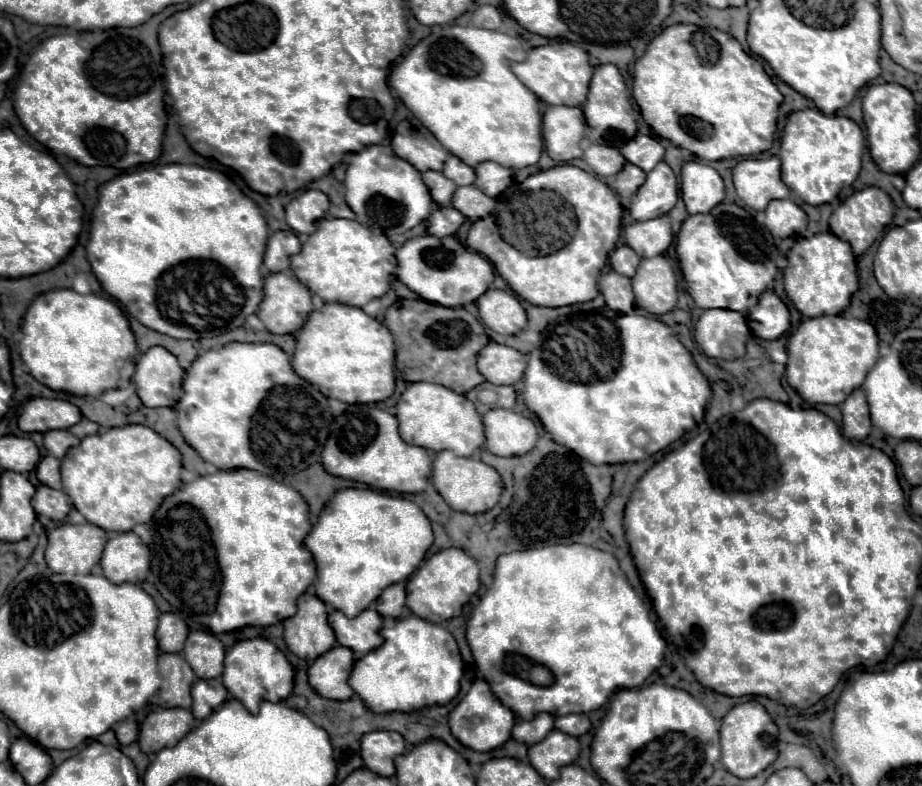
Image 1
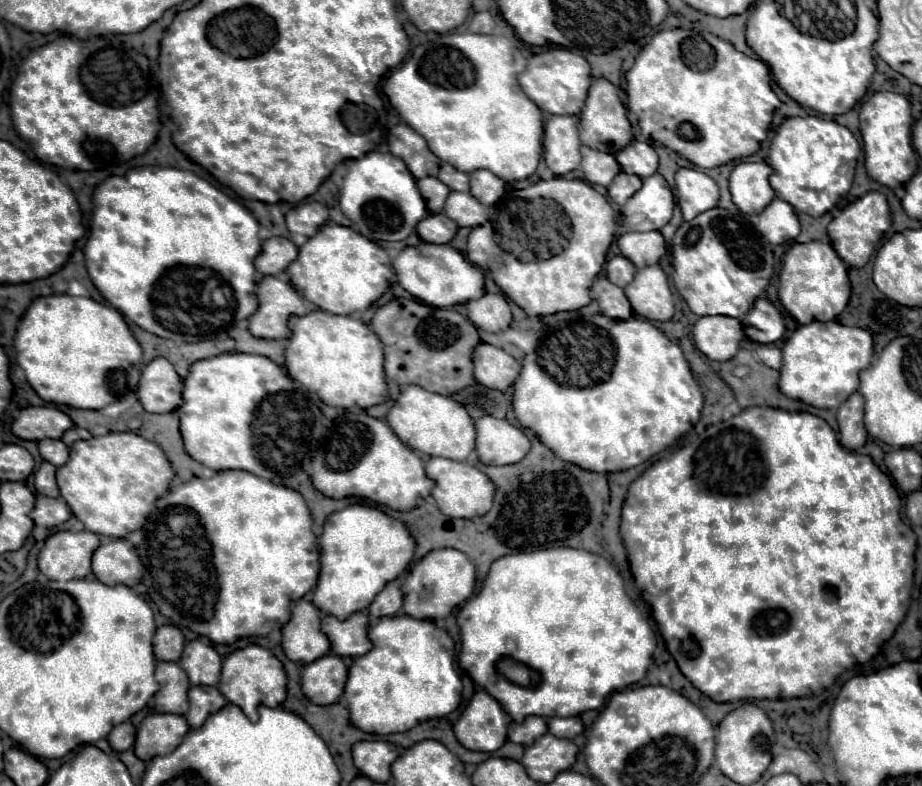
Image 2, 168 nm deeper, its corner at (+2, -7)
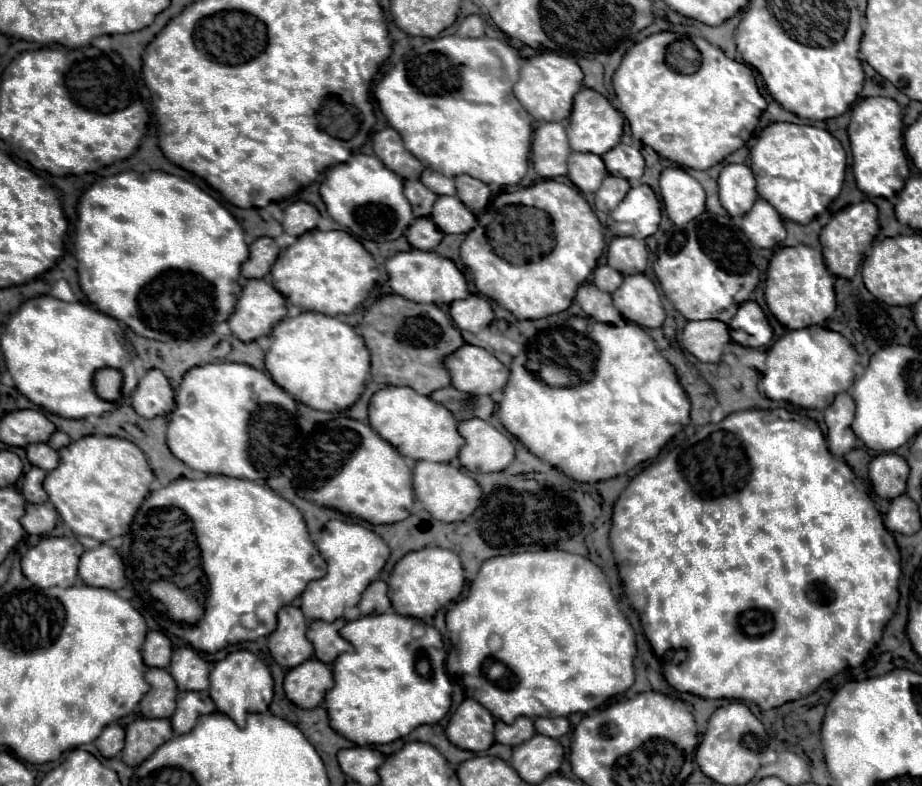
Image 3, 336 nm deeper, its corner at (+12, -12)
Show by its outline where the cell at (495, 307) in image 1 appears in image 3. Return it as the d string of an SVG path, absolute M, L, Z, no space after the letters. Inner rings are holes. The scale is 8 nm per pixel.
M476 294L468 296L466 300L454 300L454 304L450 304L450 316L460 330L472 334L478 334L480 330L488 328L494 320L494 312L488 300Z

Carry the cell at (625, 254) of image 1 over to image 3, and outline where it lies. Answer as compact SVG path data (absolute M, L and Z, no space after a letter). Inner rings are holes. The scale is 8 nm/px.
M604 264L604 266L598 266L596 270L594 270L594 284L598 286L598 288L602 288L604 292L616 292L618 290L618 286L622 284L622 274L618 272L618 270L614 270L614 268L610 268L608 264Z

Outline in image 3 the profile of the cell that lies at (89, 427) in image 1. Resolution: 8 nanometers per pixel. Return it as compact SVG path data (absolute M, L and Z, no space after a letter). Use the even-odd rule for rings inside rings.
M54 432L54 434L50 436L50 440L48 440L50 448L54 448L54 450L60 450L60 448L68 446L70 442L72 442L72 440L70 440L70 436L68 436L68 434L64 434L64 432Z

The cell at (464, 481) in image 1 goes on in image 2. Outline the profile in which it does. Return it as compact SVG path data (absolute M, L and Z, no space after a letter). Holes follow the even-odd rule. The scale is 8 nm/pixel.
M430 457L430 461L426 463L426 475L436 485L432 489L432 497L436 499L436 505L444 515L472 519L476 515L484 515L490 511L496 487L490 481L490 477L484 475L480 469L476 469L468 463L462 463L462 461L446 459L446 457Z

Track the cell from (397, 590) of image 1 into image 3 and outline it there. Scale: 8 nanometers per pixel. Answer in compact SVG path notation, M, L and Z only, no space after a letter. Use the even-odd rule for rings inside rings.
M382 580L372 582L366 592L362 594L362 600L358 602L358 610L362 616L374 616L390 610L390 598L388 598L388 586Z

